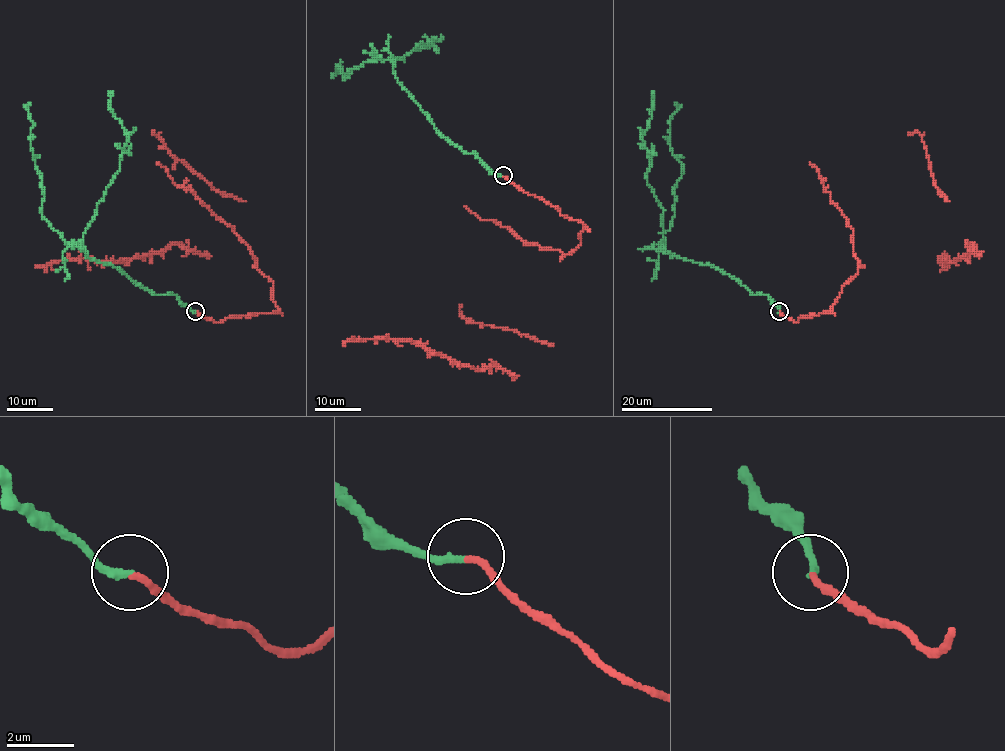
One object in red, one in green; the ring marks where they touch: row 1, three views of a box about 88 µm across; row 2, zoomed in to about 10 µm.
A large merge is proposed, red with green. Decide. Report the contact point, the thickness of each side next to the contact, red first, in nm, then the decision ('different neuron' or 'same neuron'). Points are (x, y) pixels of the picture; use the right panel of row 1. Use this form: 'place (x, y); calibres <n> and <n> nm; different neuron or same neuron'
place (779, 311); calibres 190 and 240 nm; different neuron

